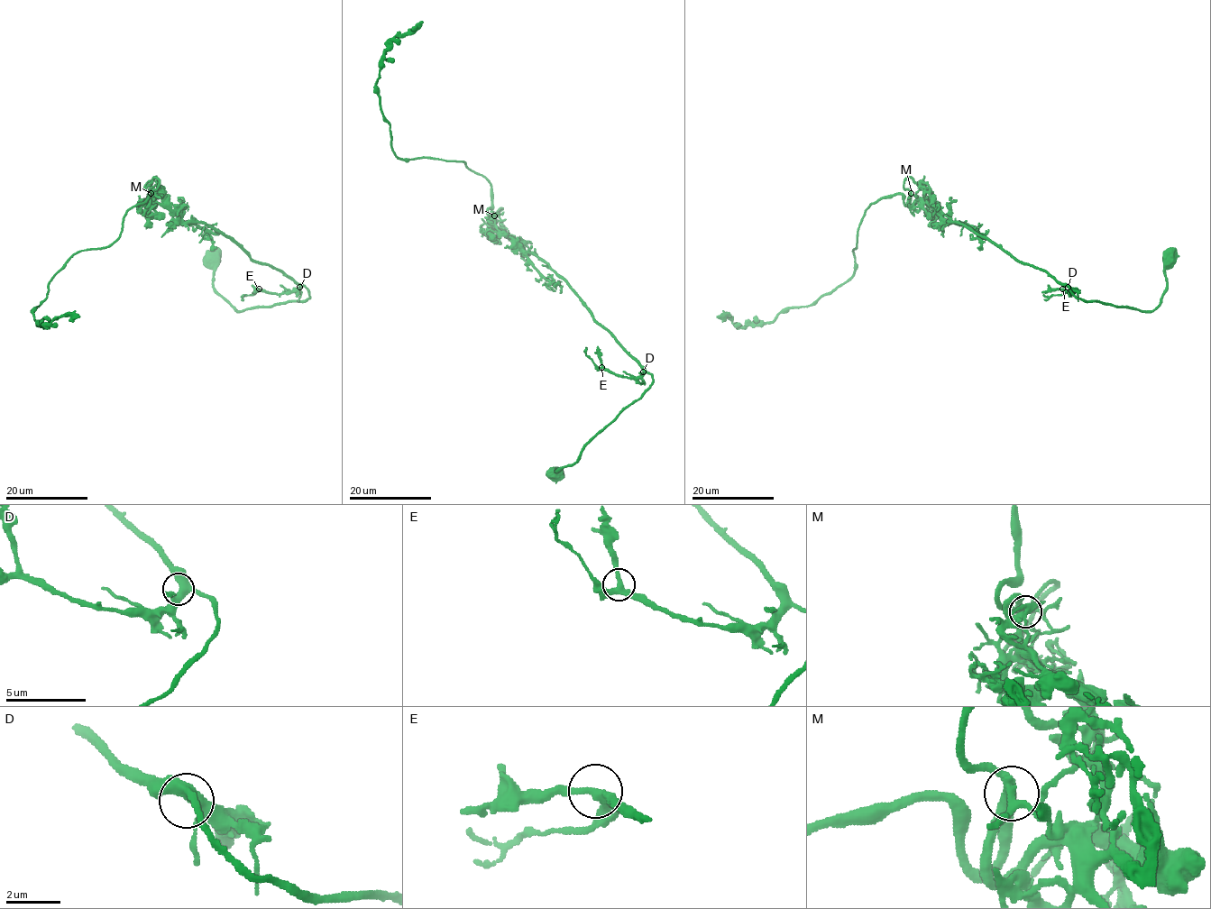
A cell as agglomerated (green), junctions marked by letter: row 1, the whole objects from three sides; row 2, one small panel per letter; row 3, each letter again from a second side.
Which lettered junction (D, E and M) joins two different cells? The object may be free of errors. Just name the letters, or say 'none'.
none

